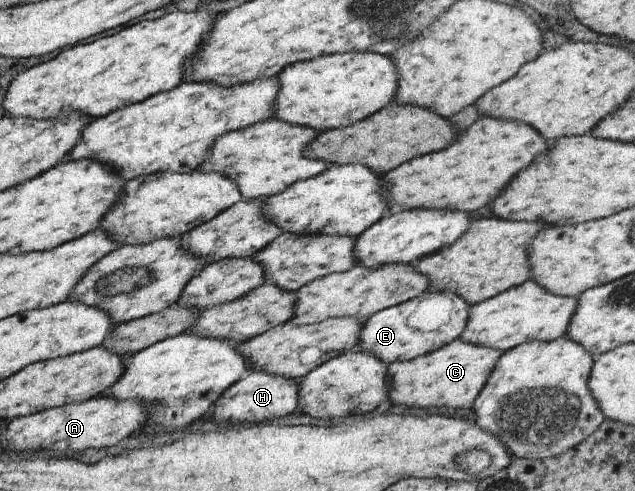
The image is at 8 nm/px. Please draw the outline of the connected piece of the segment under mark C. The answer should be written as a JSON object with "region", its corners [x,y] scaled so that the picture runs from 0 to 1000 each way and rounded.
{"region":[[[718,690],[652,731],[614,737],[606,756],[609,823],[655,825],[683,843],[740,831],[787,721],[784,713]]]}

